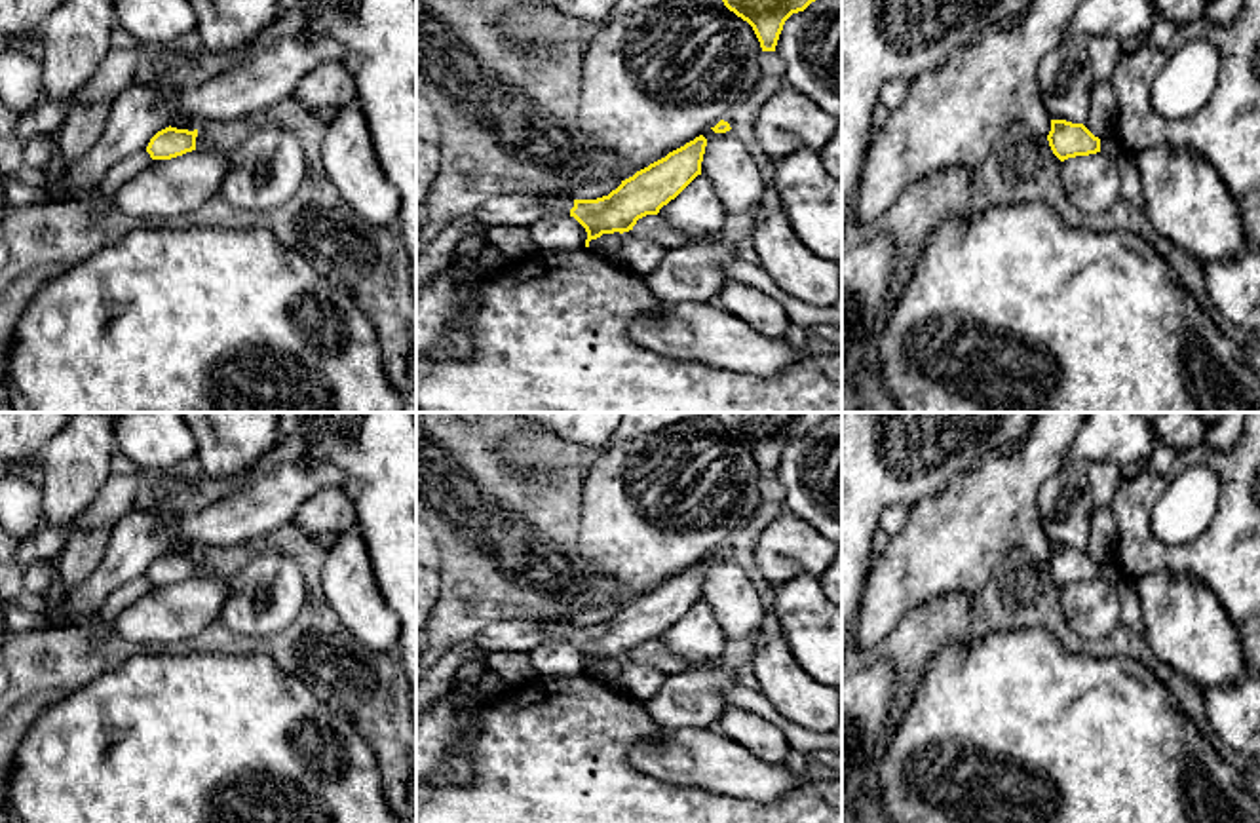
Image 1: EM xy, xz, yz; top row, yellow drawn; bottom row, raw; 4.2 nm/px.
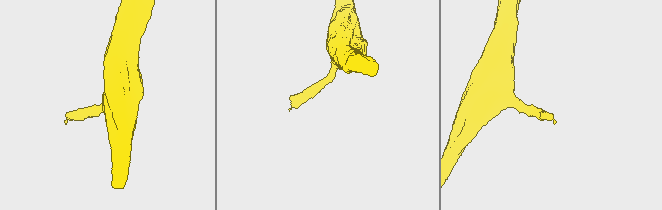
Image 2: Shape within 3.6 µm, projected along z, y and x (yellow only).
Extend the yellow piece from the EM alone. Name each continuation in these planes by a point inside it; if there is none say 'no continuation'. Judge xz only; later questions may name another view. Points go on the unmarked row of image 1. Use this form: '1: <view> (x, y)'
1: xz (521, 635)

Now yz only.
no continuation

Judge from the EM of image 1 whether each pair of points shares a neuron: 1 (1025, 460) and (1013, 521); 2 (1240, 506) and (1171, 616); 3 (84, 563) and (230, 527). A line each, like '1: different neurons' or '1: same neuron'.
1: same neuron
2: different neurons
3: different neurons

